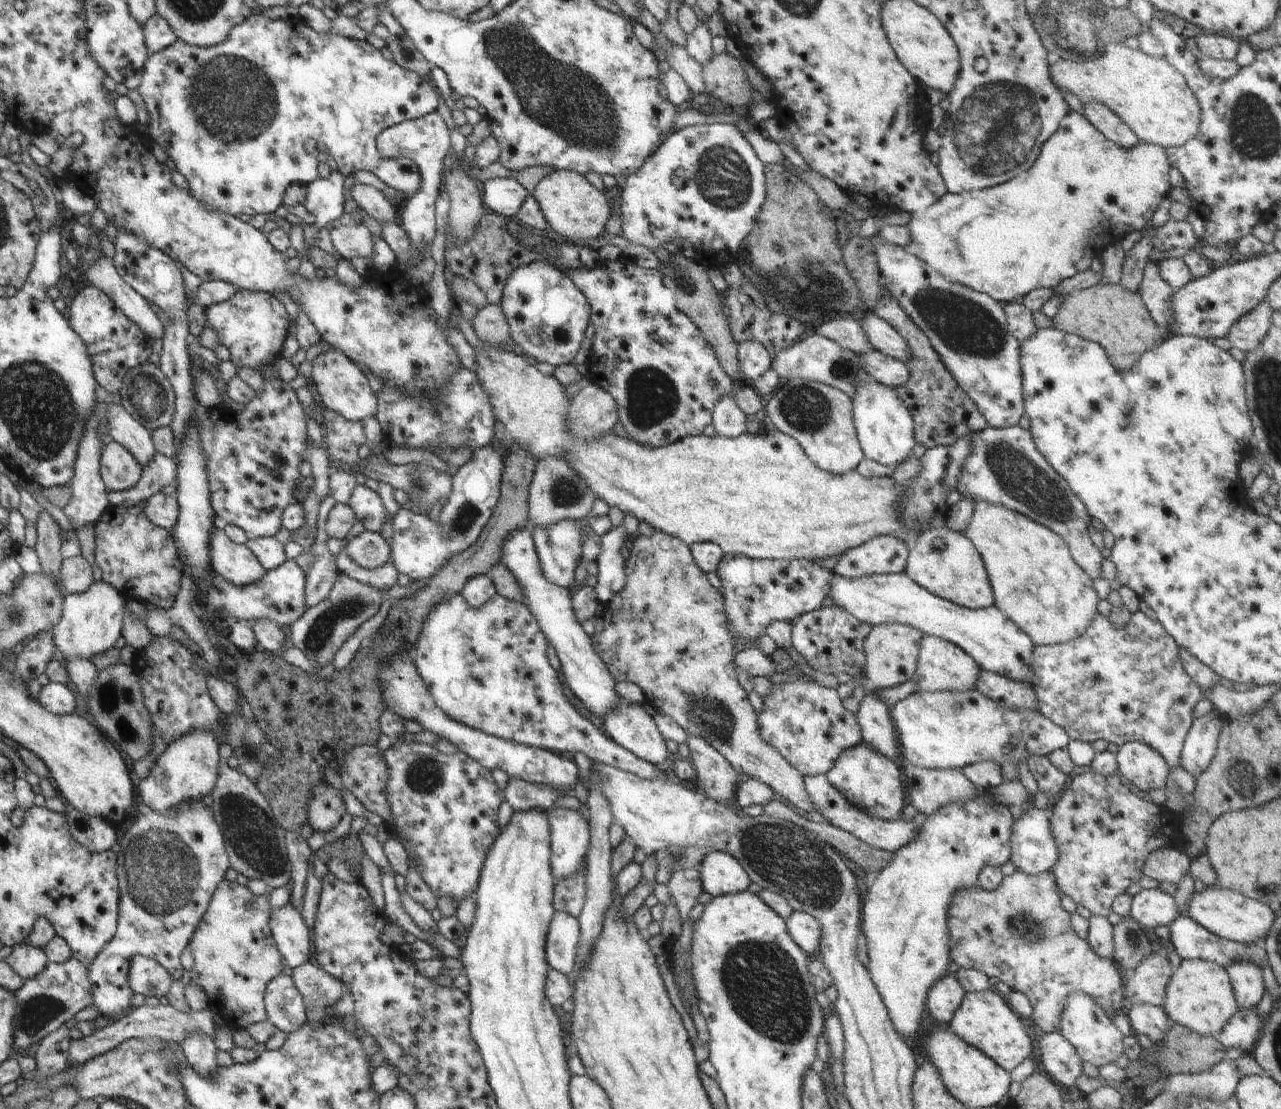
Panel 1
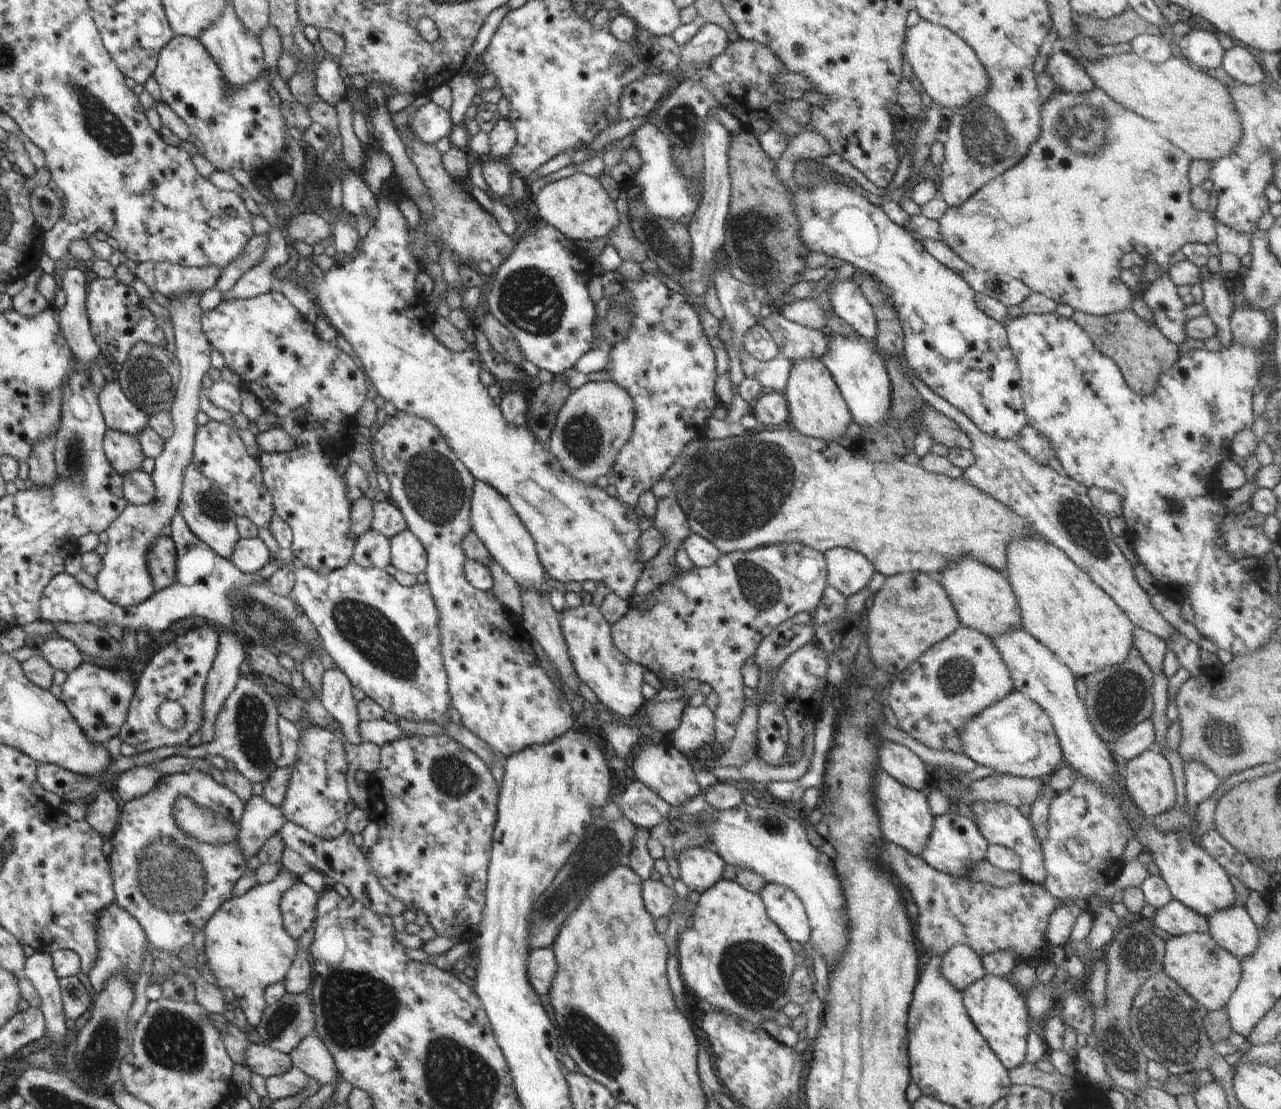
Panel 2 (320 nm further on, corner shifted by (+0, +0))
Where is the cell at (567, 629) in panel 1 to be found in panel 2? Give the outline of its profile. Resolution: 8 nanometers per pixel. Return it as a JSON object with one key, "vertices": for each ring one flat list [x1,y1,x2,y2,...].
{"vertices":[[478,479,474,481,470,518,471,530,484,543,491,558,500,563,500,566,517,582,521,590,530,587,549,594,551,588,544,578,546,572,540,564,534,539,506,497,486,481]]}

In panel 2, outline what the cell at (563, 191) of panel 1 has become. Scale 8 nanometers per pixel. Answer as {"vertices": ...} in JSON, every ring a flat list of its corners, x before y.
{"vertices":[[584,173,572,176,544,186,536,195,536,206,542,220,557,228,572,240,598,240,608,237,619,225,618,211,599,179]]}

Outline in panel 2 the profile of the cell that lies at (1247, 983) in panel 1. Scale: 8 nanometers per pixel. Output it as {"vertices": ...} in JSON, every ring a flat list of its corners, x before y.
{"vertices":[[1242,905,1217,910,1207,918,1208,934,1218,946,1231,952,1240,962,1250,956,1259,943,1259,930]]}

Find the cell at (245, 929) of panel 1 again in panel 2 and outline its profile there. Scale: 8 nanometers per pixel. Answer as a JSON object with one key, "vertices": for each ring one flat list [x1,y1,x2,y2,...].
{"vertices":[[280,871,278,876,268,884,252,887,239,898,231,898,226,901,213,915,205,922,204,932,205,953,208,958,203,961,209,968,212,968,218,981,218,987,228,986,232,988,236,998,240,1000,239,1007,246,1016,250,1028,259,1024,267,1002,264,1000,264,991,267,986,274,983,282,983,286,973,290,970,293,963,295,952,299,950,299,942,292,938,283,925,280,901,282,893,286,892,298,878,288,871]]}

